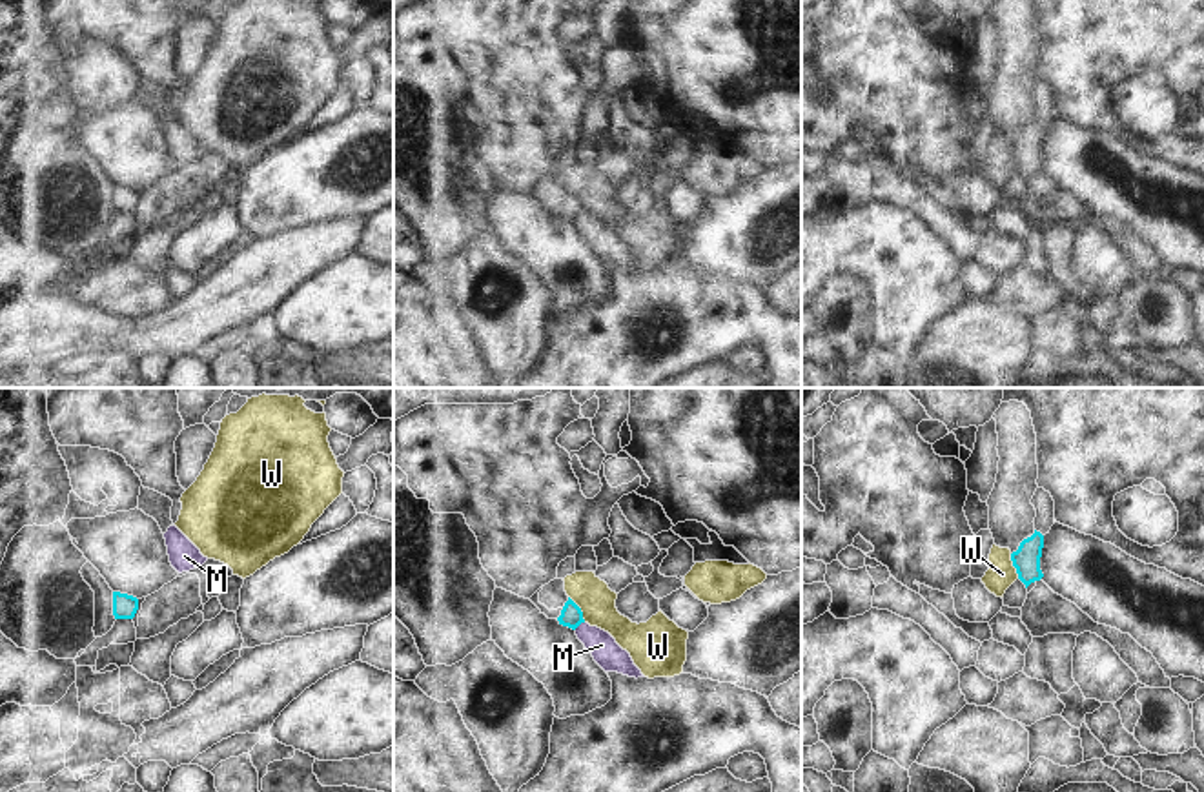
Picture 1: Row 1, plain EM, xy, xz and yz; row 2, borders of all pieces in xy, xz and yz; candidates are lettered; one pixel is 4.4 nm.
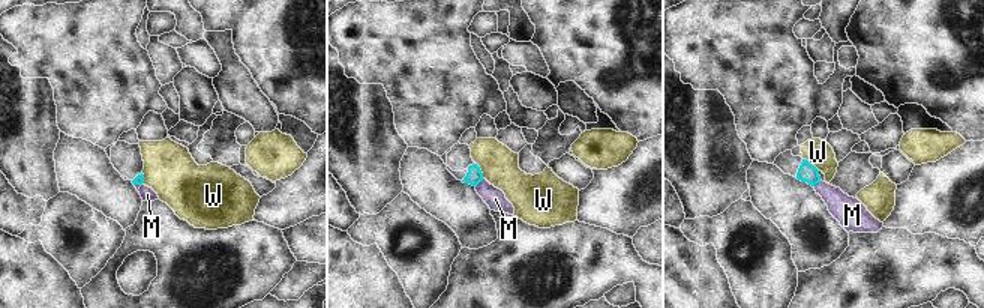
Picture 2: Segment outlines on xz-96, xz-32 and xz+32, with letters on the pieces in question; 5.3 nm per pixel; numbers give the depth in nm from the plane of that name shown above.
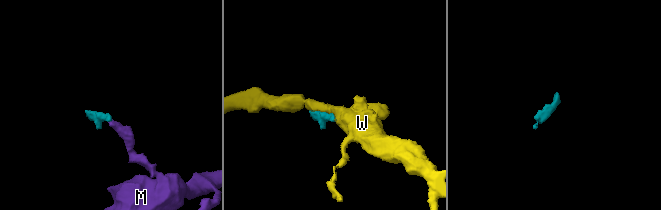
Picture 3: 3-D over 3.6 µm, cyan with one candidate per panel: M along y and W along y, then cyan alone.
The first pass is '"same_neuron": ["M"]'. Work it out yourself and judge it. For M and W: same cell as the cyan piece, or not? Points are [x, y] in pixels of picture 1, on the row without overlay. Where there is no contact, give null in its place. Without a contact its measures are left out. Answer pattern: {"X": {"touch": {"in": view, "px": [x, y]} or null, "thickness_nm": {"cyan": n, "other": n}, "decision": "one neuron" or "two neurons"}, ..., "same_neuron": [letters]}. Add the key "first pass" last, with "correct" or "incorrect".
{"M": {"touch": {"in": "xz", "px": [578, 217]}, "thickness_nm": {"cyan": 100, "other": 120}, "decision": "two neurons"}, "W": {"touch": {"in": "xz", "px": [580, 201]}, "thickness_nm": {"cyan": 100, "other": 160}, "decision": "two neurons"}, "same_neuron": [], "first pass": "incorrect"}

